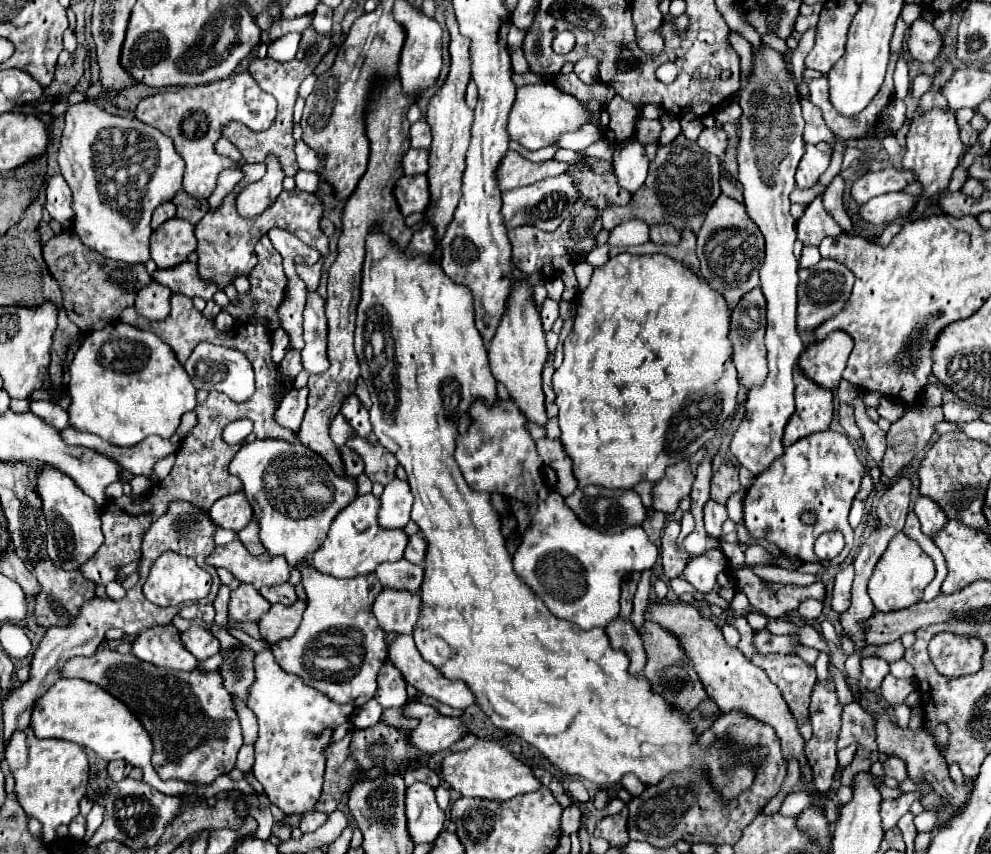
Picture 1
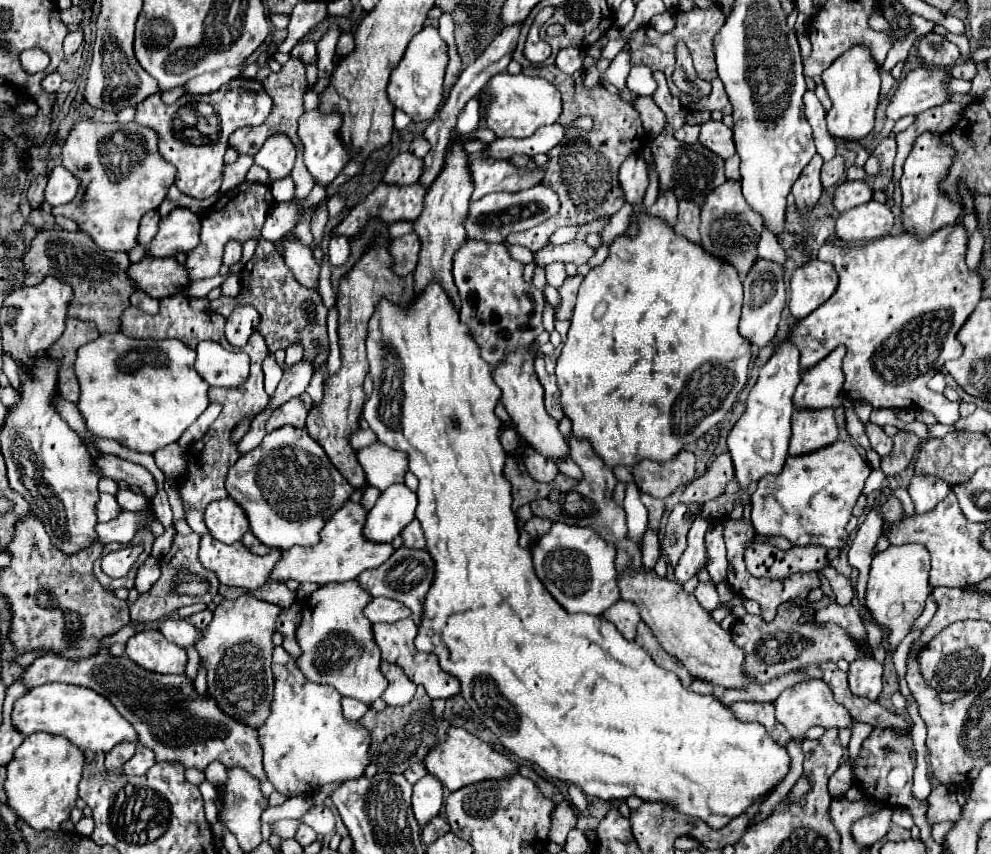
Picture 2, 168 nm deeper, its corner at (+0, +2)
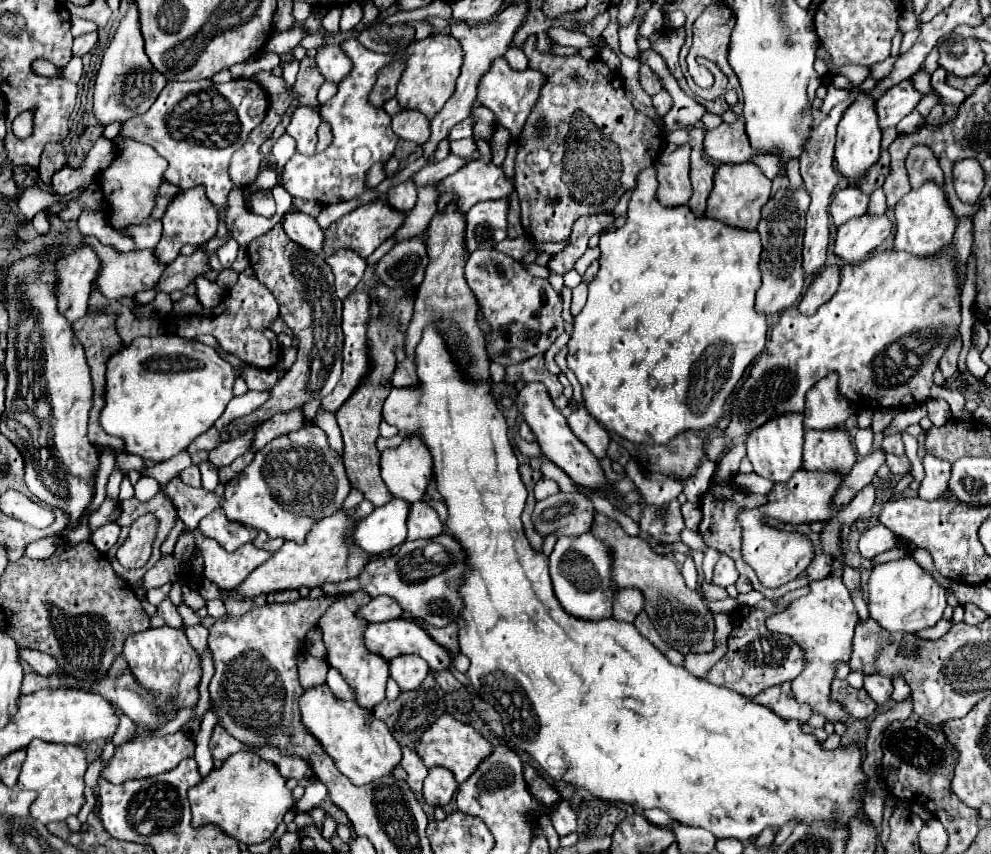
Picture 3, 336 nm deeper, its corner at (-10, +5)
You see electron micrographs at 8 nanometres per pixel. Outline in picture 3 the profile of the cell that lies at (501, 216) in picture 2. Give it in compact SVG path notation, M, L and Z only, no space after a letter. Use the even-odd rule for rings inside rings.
M507 198L475 204L465 214L465 250L475 252L479 248L493 248L507 238L507 210Z

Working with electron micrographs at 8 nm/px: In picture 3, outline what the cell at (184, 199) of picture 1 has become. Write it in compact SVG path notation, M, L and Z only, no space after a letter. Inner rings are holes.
M163 182L163 184L159 186L159 192L157 192L157 196L155 196L155 208L151 210L151 218L159 220L159 218L165 214L165 208L167 208L167 204L169 204L169 202L175 198L175 194L177 194L177 192L179 192L179 188L177 188L177 186Z

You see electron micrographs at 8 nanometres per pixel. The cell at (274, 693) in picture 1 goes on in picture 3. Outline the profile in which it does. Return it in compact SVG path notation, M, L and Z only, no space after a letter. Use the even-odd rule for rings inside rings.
M327 684L311 688L301 696L301 716L305 728L323 744L325 752L333 758L337 768L355 784L363 786L377 778L391 774L401 760L401 746L391 736L389 728L375 718L375 724L367 724L373 714L359 708L357 702L339 702Z

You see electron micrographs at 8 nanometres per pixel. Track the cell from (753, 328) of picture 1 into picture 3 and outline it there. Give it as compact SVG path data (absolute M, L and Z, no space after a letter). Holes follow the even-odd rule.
M801 184L797 190L791 190L789 186L779 188L763 206L763 216L757 226L757 232L761 234L763 242L763 254L761 254L763 284L757 292L757 310L763 314L779 314L785 308L791 308L803 294L805 278L801 268L801 248L803 248L805 214L809 202L811 202L809 194Z

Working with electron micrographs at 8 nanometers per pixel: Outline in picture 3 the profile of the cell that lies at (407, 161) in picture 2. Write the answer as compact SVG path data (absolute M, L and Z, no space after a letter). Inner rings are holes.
M411 180L399 184L399 186L393 186L389 192L387 192L387 204L397 210L397 212L407 212L415 206L415 200L417 200L417 188Z

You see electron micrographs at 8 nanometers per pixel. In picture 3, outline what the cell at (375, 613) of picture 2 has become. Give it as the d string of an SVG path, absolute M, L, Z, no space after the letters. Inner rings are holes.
M377 596L377 598L371 598L369 604L361 606L357 610L357 616L363 618L365 622L373 624L373 622L385 622L385 620L393 620L393 618L399 618L401 616L401 608L395 600L391 600L389 596Z

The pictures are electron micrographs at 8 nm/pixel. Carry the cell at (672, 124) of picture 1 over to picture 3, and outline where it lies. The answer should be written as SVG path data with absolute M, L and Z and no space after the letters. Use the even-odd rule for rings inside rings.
M665 90L657 92L653 96L653 106L655 106L659 116L665 116L669 112L669 108L671 108L671 96L669 96L669 92L665 92Z

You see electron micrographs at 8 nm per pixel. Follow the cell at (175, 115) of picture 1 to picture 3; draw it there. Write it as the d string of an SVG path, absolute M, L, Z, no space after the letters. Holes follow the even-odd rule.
M213 80L197 82L167 82L155 104L143 114L121 124L117 140L135 140L155 148L169 166L165 170L165 182L177 184L177 188L205 186L207 198L217 206L227 206L227 196L233 188L229 178L229 162L237 148L241 148L249 132L259 126L267 114L267 94L253 80L231 80L217 84ZM187 140L201 140L191 144Z

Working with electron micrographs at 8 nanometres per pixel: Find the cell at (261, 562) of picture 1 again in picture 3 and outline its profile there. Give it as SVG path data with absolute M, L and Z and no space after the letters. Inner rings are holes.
M195 530L195 542L205 560L205 578L219 588L235 588L247 578L247 574L251 574L271 556L271 552L259 550L253 544L245 544L235 552L227 552L215 540L205 540L199 530Z

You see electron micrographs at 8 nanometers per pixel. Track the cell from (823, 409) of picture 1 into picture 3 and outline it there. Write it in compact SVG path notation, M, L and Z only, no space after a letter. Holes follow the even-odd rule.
M843 428L835 430L805 430L803 468L815 472L835 472L847 476L857 462L855 450Z

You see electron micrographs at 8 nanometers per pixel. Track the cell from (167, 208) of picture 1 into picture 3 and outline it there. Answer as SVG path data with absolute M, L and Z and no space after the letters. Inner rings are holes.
M147 218L143 220L143 224L131 224L131 228L125 228L125 234L135 242L139 250L153 250L161 240L161 220Z

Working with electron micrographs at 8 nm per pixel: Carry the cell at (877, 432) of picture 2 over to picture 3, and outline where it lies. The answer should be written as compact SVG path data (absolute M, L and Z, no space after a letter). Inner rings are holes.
M901 434L887 436L887 438L883 440L883 450L885 450L885 452L889 452L889 454L895 454L895 456L903 456L903 454L905 454L905 448L903 448Z

